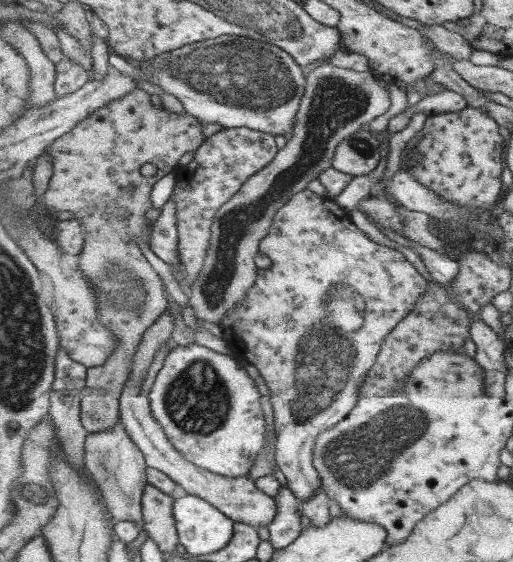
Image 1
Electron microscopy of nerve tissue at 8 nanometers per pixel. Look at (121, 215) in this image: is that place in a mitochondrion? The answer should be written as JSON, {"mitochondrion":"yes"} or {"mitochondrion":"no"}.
{"mitochondrion":"no"}

